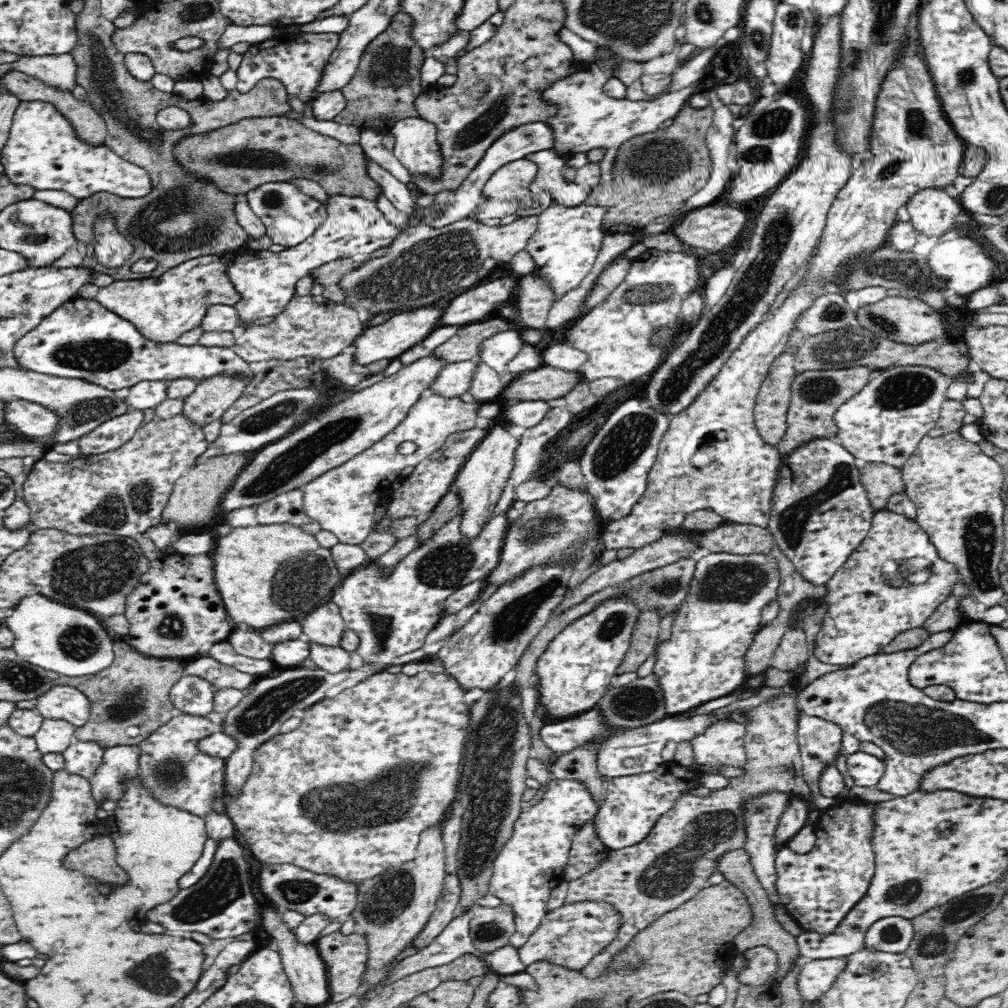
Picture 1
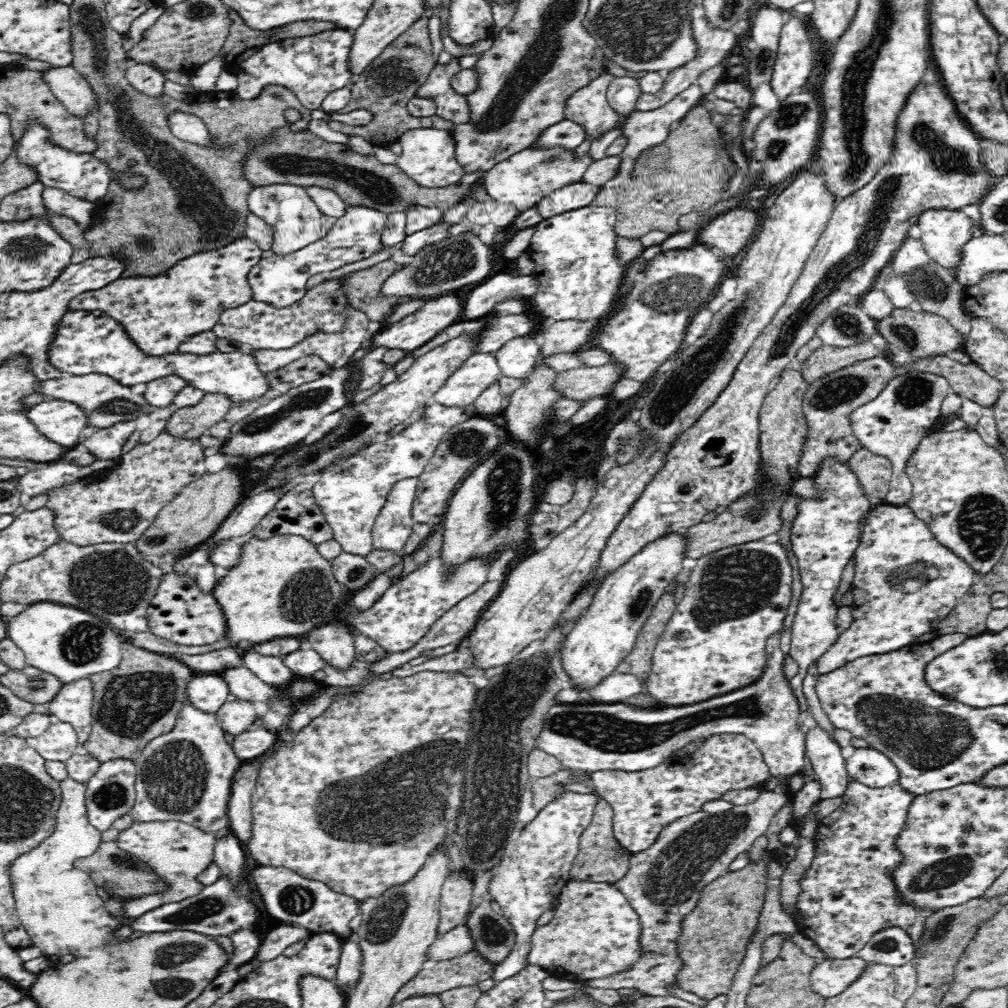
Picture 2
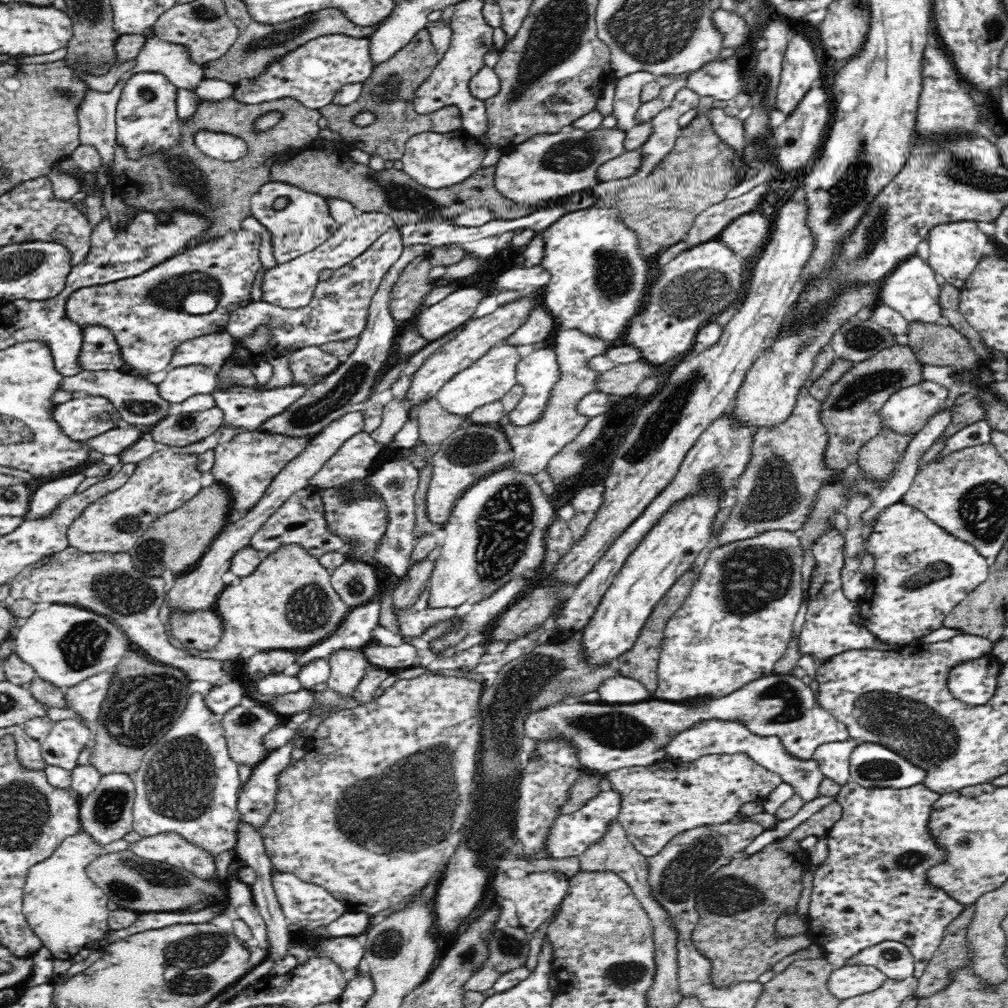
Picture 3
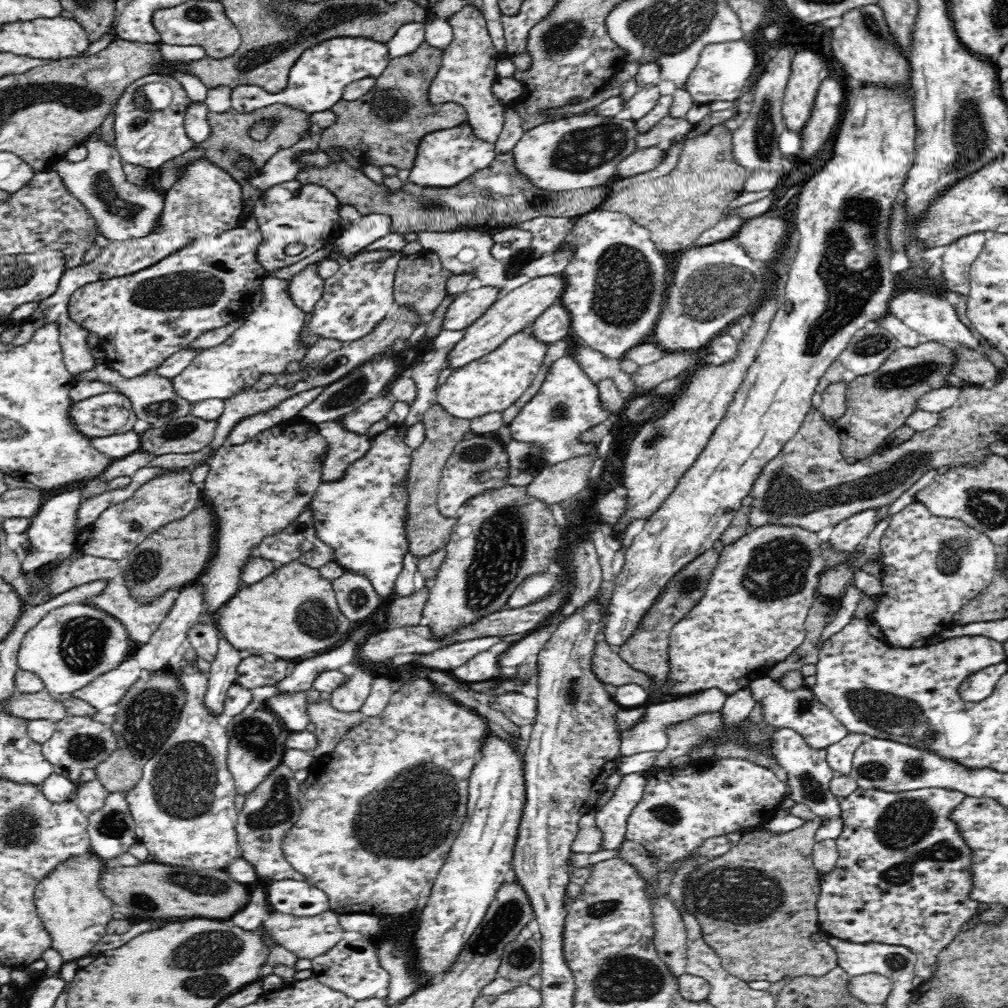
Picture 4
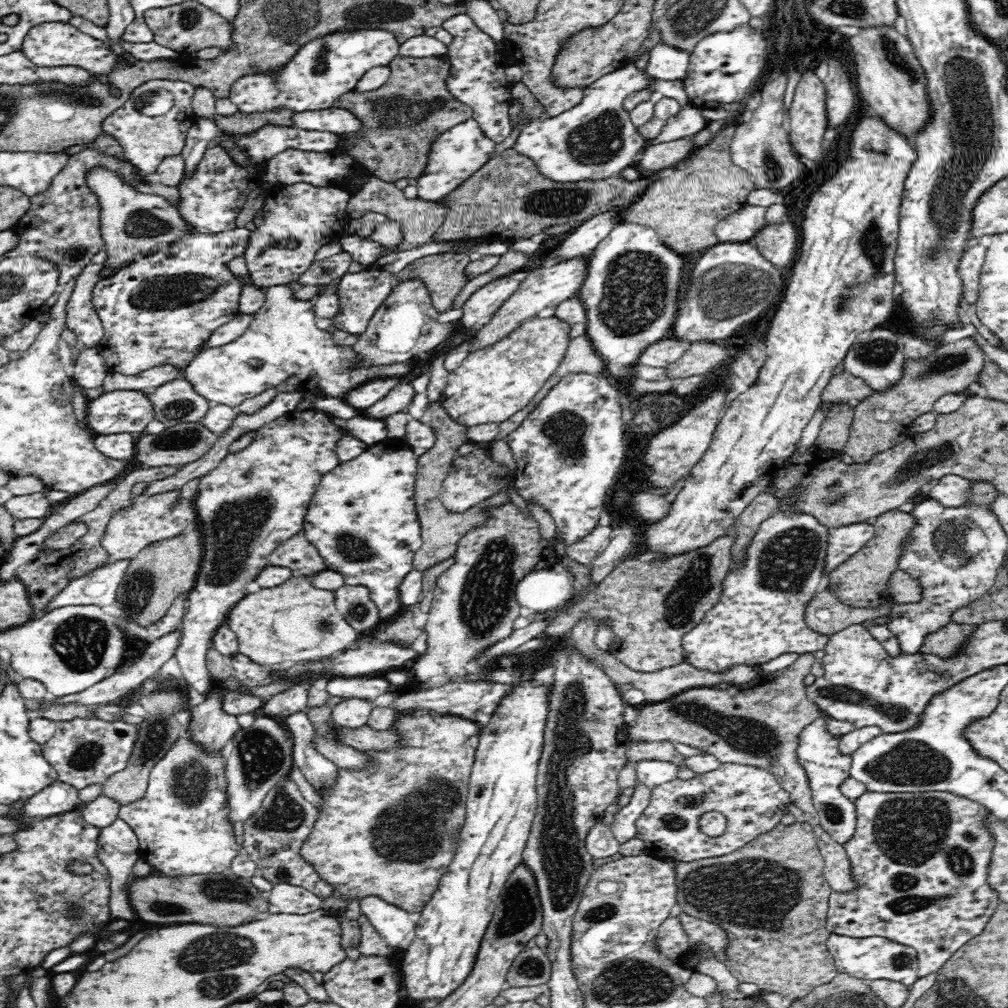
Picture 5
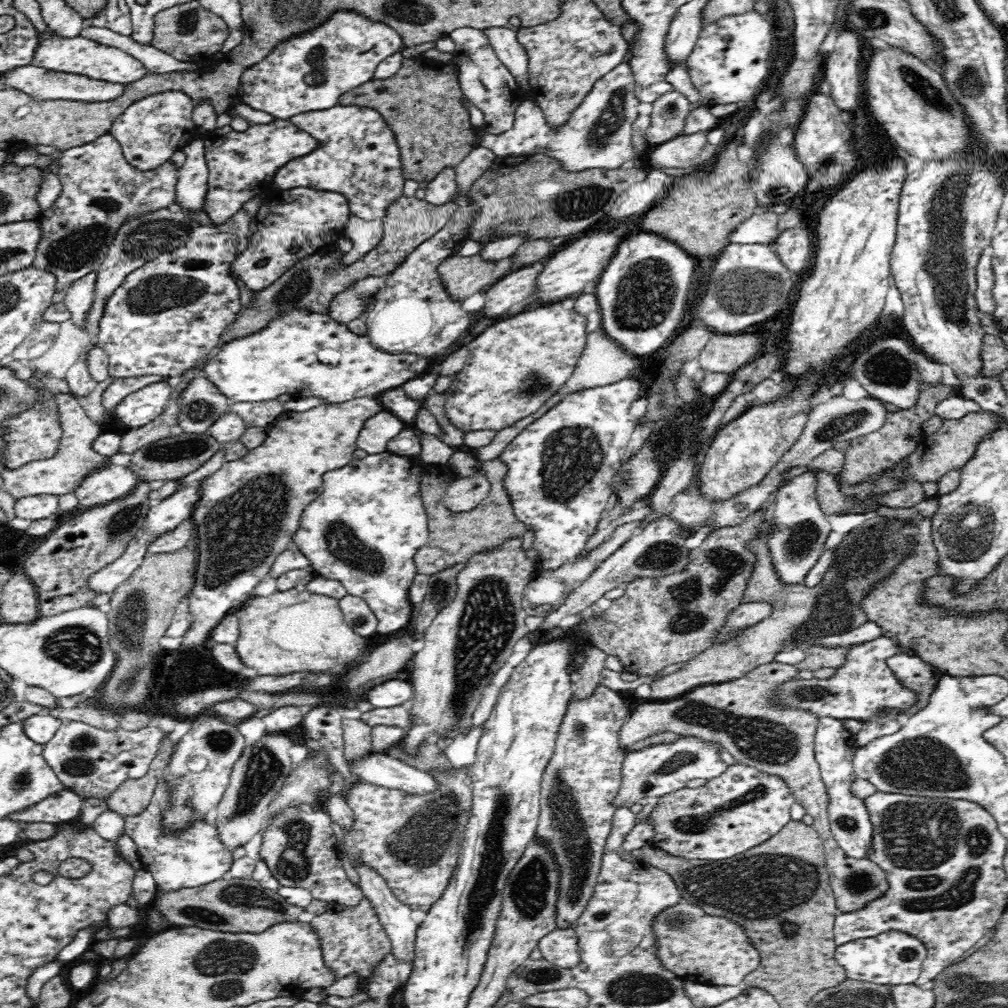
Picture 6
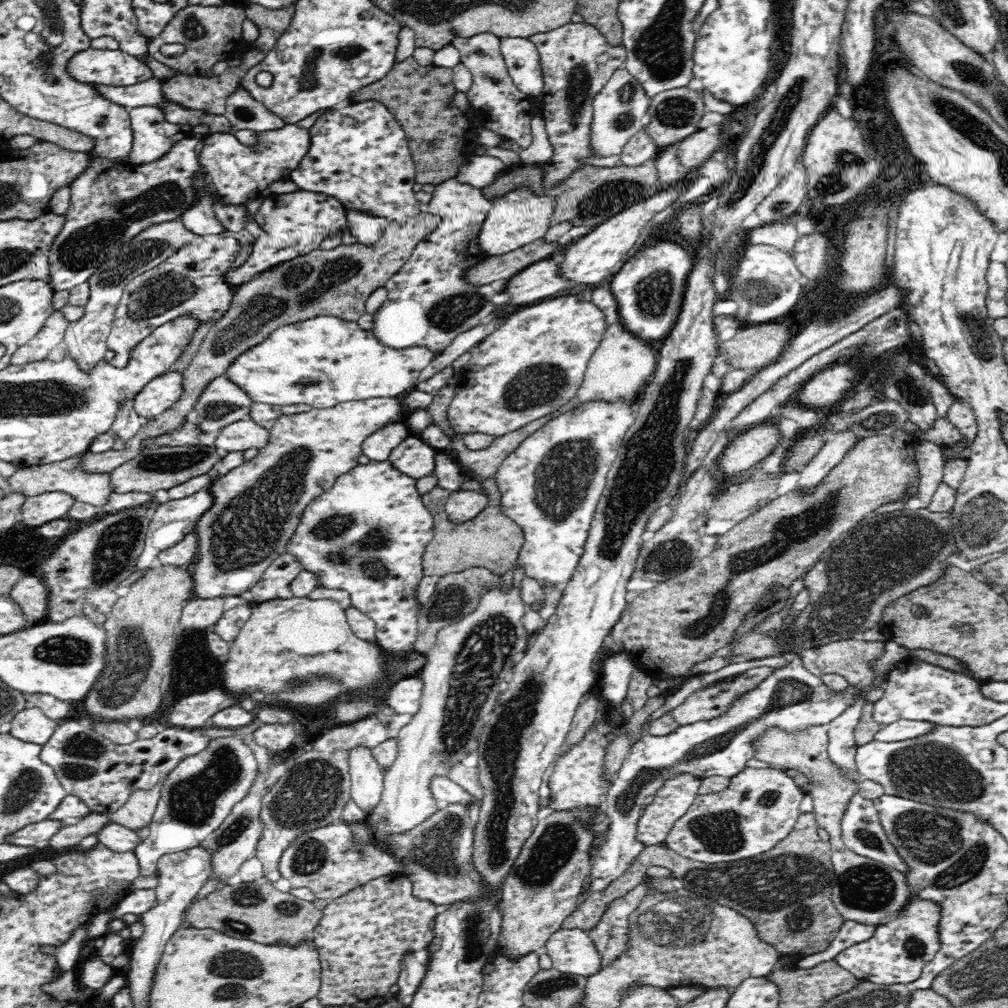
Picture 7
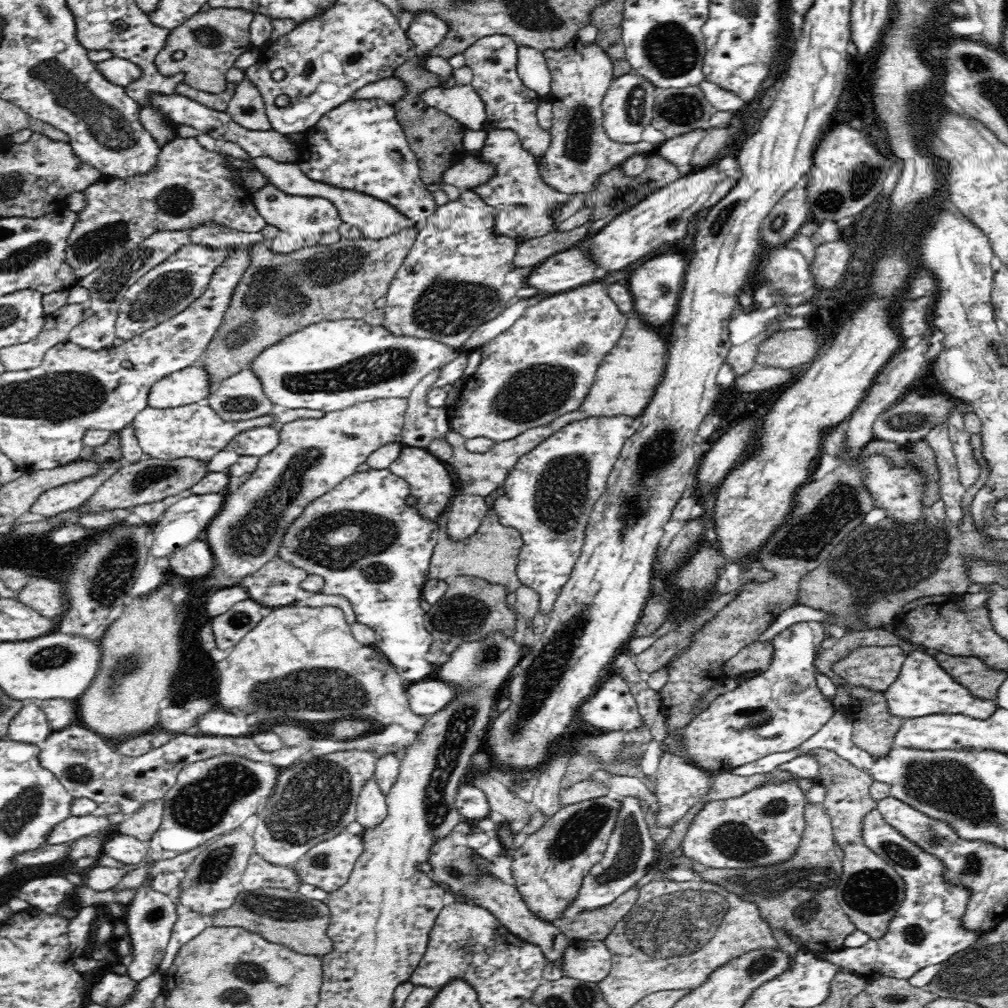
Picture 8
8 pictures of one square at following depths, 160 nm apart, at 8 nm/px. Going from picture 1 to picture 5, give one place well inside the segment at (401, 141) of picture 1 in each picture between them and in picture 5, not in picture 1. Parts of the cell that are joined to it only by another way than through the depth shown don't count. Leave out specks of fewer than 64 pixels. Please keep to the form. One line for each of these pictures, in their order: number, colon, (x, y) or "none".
2: (428, 156)
3: (436, 160)
4: (444, 158)
5: (459, 152)

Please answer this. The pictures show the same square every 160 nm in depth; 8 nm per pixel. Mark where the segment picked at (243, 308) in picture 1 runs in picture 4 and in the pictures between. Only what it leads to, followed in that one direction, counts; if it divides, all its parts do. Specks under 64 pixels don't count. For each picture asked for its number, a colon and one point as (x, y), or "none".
2: (280, 281)
3: (291, 286)
4: (306, 289)

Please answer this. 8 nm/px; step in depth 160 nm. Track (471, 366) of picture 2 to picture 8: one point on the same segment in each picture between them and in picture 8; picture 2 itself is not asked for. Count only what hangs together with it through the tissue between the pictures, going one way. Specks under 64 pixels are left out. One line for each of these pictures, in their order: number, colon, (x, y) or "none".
3: (487, 380)
4: (493, 383)
5: (492, 383)
6: (514, 367)
7: (533, 364)
8: (542, 367)

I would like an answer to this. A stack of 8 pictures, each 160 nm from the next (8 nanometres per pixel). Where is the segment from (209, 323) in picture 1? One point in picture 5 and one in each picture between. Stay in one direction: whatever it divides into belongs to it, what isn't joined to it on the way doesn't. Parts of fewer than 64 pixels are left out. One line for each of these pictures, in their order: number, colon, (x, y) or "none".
2: (257, 325)
3: (339, 310)
4: (360, 295)
5: (361, 294)

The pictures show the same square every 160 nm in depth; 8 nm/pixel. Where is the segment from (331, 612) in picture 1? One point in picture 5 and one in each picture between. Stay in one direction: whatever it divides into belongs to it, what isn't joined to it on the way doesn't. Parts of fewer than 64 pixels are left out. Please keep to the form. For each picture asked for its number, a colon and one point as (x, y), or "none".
2: (334, 643)
3: (348, 667)
4: (349, 697)
5: (353, 713)

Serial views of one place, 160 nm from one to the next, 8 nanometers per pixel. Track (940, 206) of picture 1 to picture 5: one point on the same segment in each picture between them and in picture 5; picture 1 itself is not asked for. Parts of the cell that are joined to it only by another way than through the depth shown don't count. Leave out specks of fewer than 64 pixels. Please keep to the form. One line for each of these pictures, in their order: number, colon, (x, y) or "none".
2: (944, 233)
3: (956, 248)
4: (957, 261)
5: (971, 268)

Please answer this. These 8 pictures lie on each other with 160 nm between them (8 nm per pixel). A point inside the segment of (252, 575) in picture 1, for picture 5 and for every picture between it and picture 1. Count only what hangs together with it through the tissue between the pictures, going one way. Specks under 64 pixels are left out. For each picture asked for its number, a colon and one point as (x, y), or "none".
2: (283, 587)
3: (288, 603)
4: (293, 613)
5: (292, 623)

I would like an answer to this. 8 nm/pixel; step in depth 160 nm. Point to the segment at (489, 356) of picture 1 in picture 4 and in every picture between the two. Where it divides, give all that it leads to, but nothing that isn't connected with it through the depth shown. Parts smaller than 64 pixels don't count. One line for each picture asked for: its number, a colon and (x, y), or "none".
2: (518, 359)
3: (538, 373)
4: (568, 404)

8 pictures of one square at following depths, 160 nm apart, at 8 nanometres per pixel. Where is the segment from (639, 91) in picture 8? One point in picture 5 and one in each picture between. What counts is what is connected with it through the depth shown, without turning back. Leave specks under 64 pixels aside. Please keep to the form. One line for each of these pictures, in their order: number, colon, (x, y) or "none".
5: (596, 139)
6: (598, 135)
7: (621, 108)

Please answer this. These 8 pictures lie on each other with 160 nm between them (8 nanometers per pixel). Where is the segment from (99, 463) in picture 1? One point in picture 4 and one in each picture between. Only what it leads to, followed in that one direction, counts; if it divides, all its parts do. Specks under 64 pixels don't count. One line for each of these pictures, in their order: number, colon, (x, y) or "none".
2: (117, 504)
3: (167, 479)
4: (119, 529)

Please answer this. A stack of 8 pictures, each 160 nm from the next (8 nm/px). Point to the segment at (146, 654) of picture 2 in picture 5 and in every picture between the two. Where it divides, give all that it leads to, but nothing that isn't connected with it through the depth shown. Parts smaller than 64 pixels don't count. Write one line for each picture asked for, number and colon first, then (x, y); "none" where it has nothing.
3: (145, 697)
4: (147, 714)
5: (161, 730)

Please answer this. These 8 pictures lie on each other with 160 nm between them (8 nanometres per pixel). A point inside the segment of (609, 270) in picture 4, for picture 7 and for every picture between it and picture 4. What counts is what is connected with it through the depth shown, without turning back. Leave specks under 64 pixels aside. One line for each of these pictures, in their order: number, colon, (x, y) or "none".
5: (632, 294)
6: (644, 294)
7: (649, 288)

